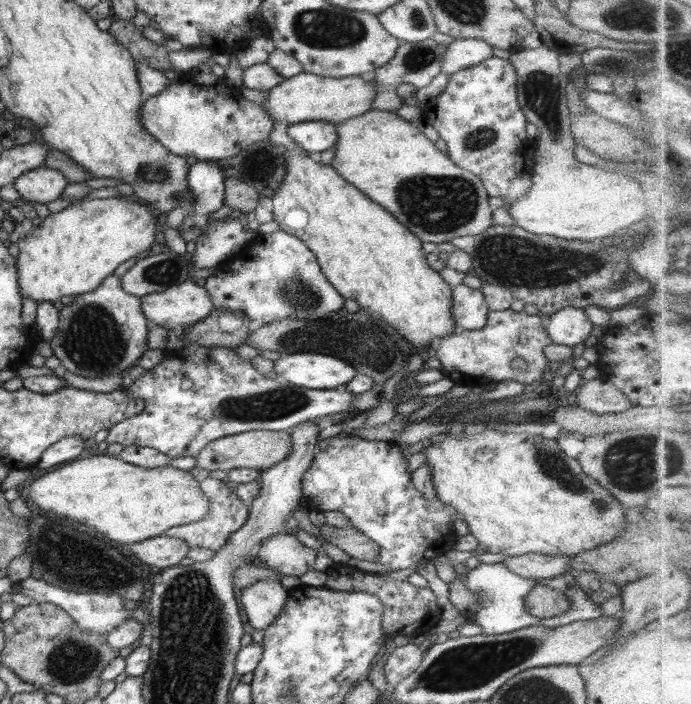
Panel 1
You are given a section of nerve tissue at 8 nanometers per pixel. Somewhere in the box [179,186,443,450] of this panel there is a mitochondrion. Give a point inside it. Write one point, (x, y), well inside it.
(270, 405)

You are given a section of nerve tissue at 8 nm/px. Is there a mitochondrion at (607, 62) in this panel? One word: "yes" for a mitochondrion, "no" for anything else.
yes

